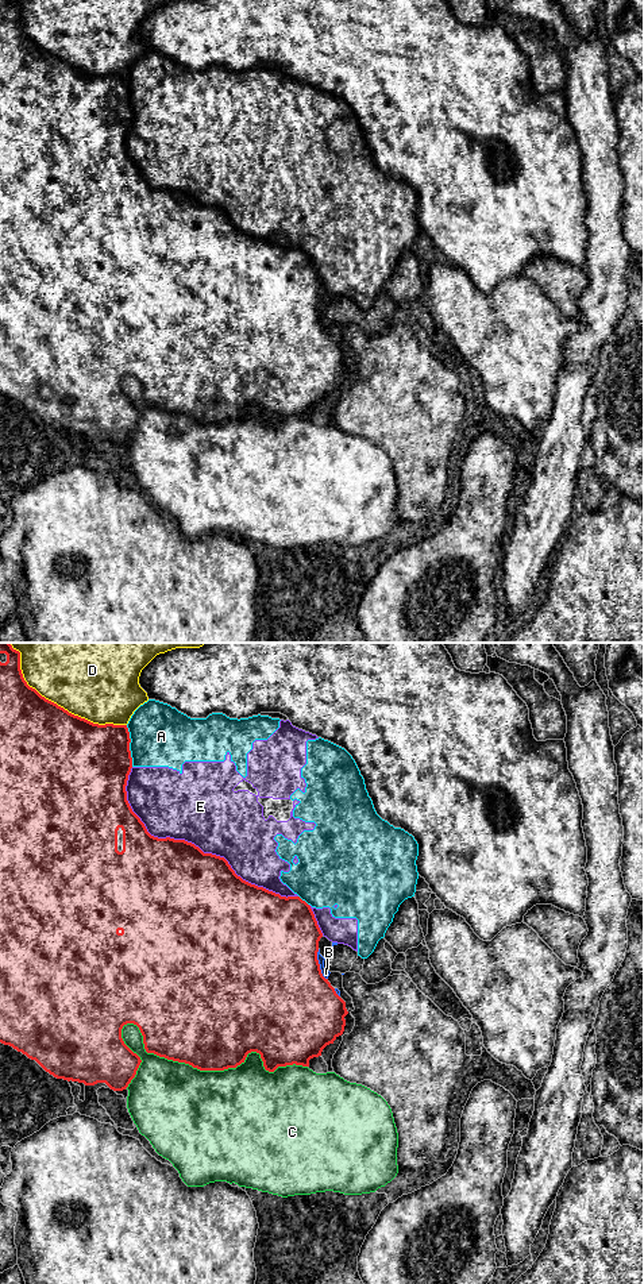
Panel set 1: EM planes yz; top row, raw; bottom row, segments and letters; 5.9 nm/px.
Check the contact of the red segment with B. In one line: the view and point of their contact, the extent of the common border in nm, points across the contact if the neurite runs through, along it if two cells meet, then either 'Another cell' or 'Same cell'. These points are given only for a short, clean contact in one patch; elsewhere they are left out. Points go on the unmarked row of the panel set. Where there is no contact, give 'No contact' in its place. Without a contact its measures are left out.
Touches red at yz (319, 316). Shared border 190 nm. Another cell

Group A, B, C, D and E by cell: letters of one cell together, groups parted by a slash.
A E / B / C / D

